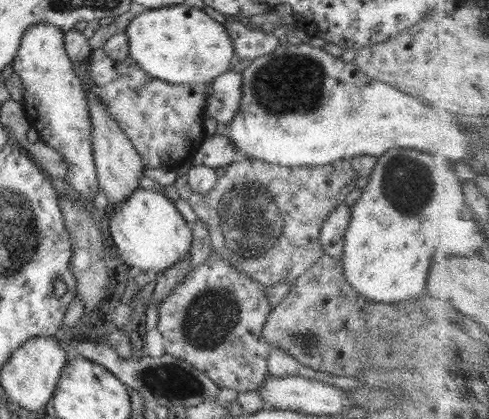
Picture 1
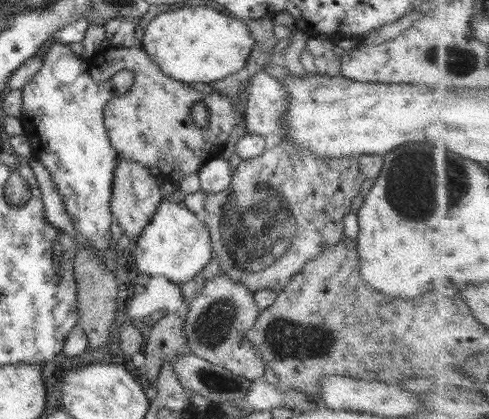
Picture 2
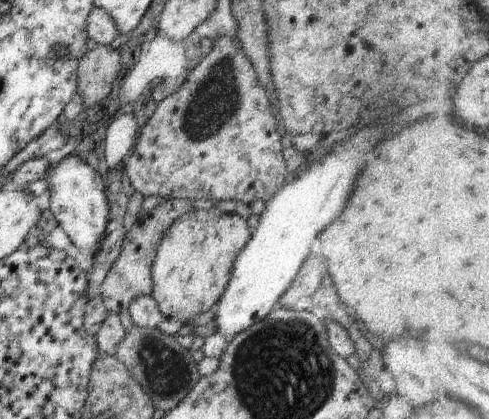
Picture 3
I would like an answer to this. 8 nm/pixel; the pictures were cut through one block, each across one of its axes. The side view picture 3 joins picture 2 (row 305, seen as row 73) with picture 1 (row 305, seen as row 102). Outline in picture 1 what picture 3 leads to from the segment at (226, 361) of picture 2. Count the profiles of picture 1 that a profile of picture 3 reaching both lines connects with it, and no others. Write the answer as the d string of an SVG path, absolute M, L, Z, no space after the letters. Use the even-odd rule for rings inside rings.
M210 254L206 264L193 268L182 282L170 292L162 305L158 305L157 330L161 332L167 354L180 358L205 373L218 386L238 392L256 391L269 375L269 342L262 336L262 329L272 307L265 294L265 286L255 282L246 273L234 270L218 254Z

